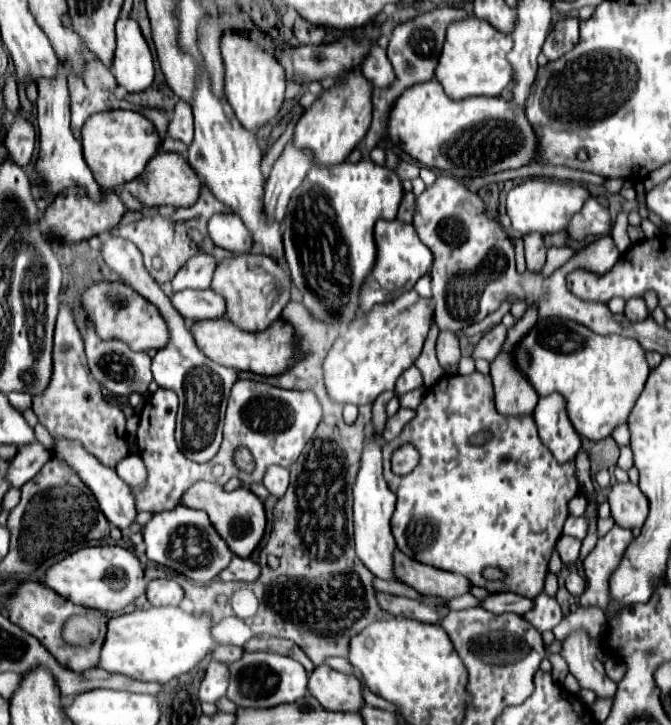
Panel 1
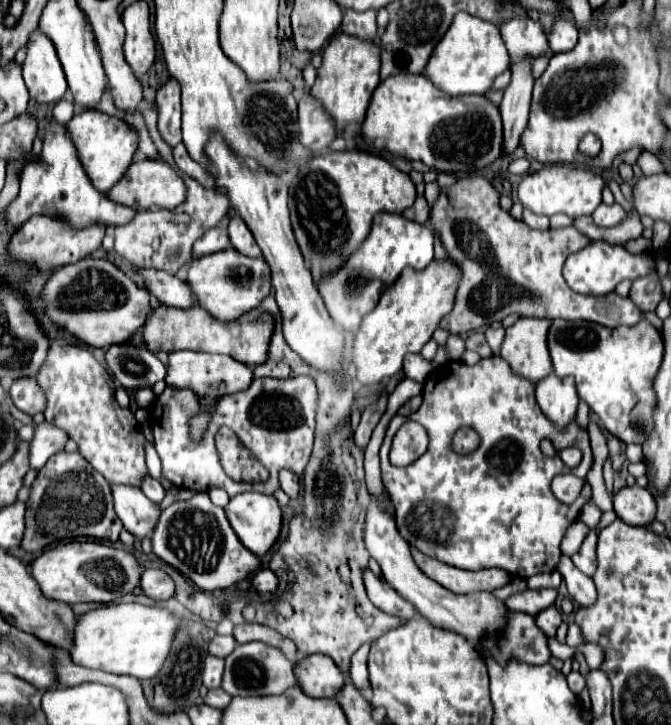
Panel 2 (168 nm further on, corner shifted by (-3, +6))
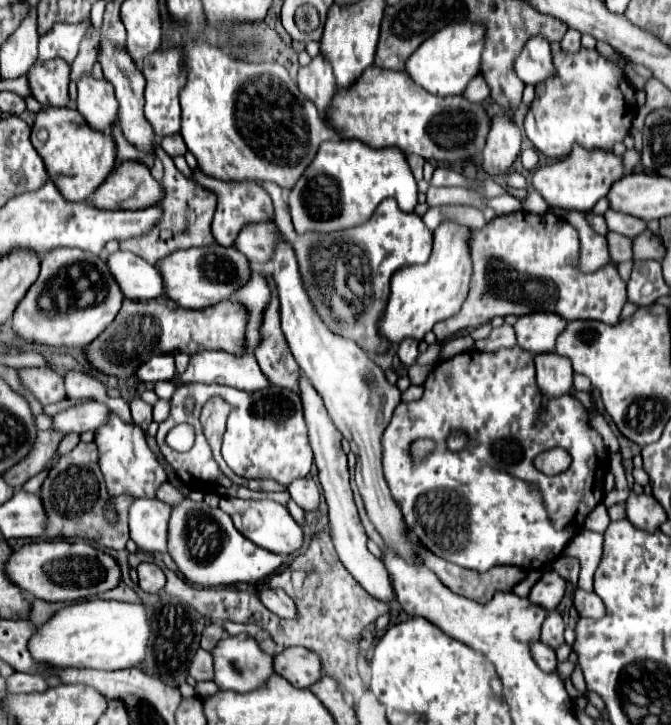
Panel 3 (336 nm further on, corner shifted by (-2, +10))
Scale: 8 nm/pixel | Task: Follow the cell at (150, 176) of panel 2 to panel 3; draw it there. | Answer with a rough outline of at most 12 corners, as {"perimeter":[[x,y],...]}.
{"perimeter":[[144,164],[114,166],[90,204],[142,210],[160,202]]}

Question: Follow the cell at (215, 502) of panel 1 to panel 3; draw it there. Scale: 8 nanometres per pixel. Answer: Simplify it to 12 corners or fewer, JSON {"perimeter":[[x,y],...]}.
{"perimeter":[[220,498],[242,536],[288,556],[302,528],[274,500]]}

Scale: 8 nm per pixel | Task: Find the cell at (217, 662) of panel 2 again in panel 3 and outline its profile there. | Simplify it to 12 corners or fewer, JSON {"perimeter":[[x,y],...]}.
{"perimeter":[[198,650],[190,662],[194,680],[212,680],[212,654]]}

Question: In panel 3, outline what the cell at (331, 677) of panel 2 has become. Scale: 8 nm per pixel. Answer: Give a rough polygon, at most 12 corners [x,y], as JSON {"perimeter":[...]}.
{"perimeter":[[306,648],[274,654],[274,672],[296,688],[322,678],[318,656]]}

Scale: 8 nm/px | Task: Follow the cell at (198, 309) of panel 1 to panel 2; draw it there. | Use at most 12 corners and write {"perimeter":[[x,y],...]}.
{"perimeter":[[139,268],[147,292],[173,308],[197,306],[187,282]]}

